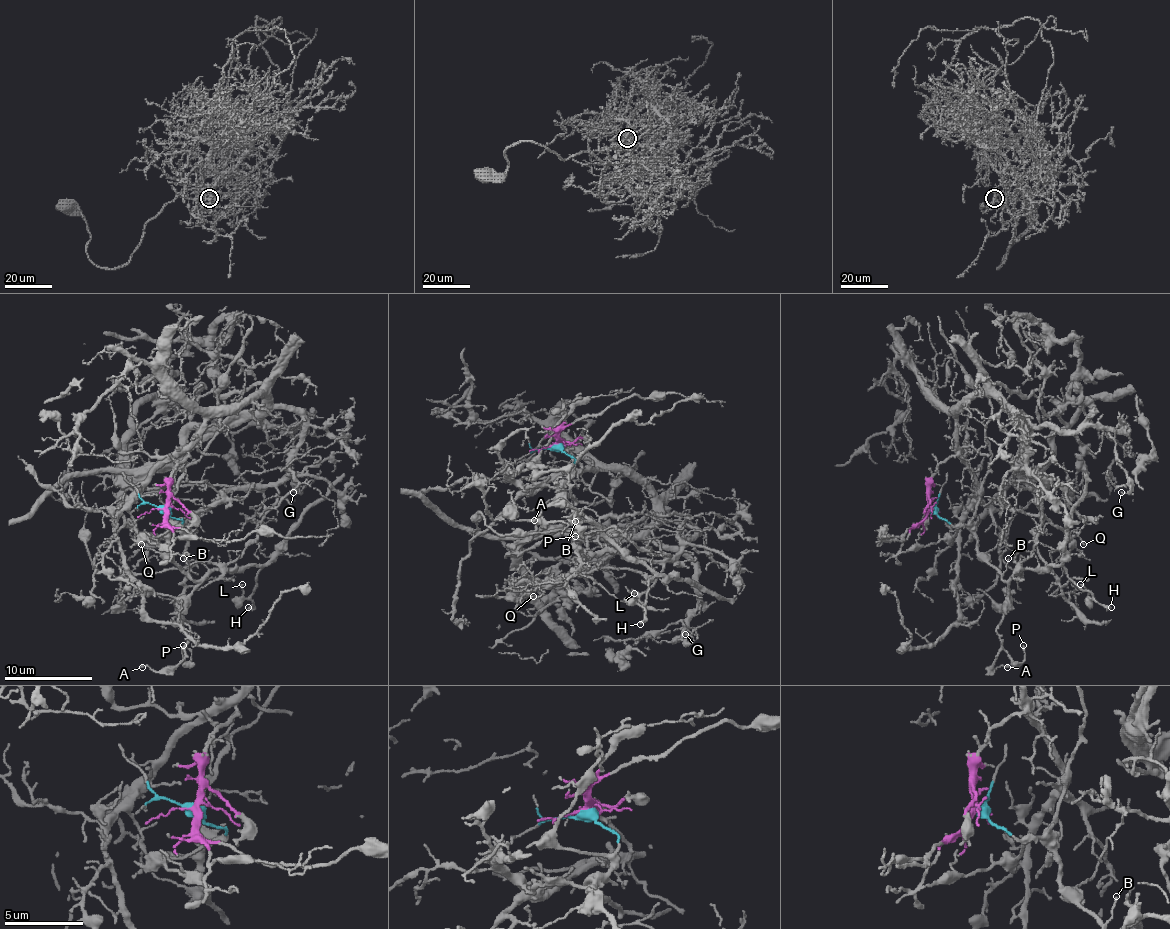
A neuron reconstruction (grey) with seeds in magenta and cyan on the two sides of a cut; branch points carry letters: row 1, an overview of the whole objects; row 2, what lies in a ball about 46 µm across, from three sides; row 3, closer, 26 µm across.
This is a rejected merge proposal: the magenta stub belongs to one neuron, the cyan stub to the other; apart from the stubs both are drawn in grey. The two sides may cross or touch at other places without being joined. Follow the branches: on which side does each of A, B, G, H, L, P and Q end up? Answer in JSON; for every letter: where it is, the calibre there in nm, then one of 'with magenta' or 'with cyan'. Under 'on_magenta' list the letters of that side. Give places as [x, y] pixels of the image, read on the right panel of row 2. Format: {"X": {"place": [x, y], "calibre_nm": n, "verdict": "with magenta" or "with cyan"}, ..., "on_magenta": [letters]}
{"A": {"place": [1007, 667], "calibre_nm": 180, "verdict": "with cyan"}, "B": {"place": [1008, 558], "calibre_nm": 120, "verdict": "with cyan"}, "G": {"place": [1121, 492], "calibre_nm": 120, "verdict": "with magenta"}, "H": {"place": [1111, 607], "calibre_nm": 340, "verdict": "with cyan"}, "L": {"place": [1080, 584], "calibre_nm": 140, "verdict": "with cyan"}, "P": {"place": [1023, 645], "calibre_nm": 150, "verdict": "with cyan"}, "Q": {"place": [1083, 544], "calibre_nm": 130, "verdict": "with magenta"}, "on_magenta": ["G", "Q"]}

